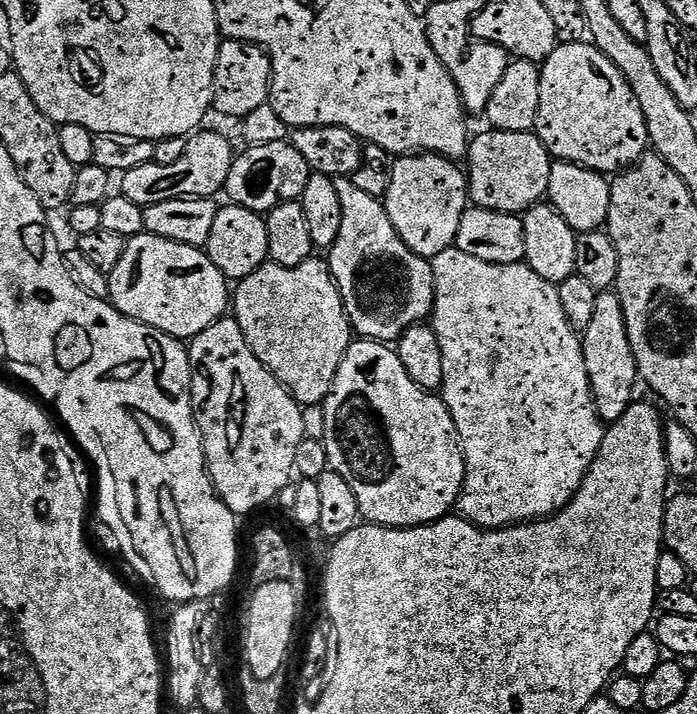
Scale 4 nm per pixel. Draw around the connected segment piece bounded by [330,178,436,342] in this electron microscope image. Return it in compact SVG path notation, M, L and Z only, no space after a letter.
M351 179L336 180L336 189L342 202L343 216L340 223L340 236L331 245L330 267L333 276L341 285L352 284L352 292L358 303L364 307L364 317L358 320L365 337L381 342L396 342L410 329L423 325L424 320L433 315L436 307L436 279L432 269L431 259L421 258L409 250L406 242L398 234L394 222L388 216L388 210L383 199L366 194Z

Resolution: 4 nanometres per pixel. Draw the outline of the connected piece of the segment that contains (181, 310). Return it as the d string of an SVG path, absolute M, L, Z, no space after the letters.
M143 231L131 237L125 245L125 252L118 266L110 273L111 303L115 304L123 316L142 322L151 328L162 330L166 334L185 342L197 338L213 323L225 315L230 308L230 281L212 257L203 247L194 244L174 242L170 238L155 236L150 231Z

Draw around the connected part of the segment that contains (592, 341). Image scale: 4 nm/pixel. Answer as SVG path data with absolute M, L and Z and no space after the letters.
M615 291L599 293L593 321L583 329L582 343L588 377L592 383L592 396L596 399L601 420L611 422L622 418L622 414L626 414L626 410L634 403L632 391L638 385L638 373L622 302Z

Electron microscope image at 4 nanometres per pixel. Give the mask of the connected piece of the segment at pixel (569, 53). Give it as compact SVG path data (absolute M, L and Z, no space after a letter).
M557 43L554 54L543 61L540 70L542 98L540 99L540 119L537 120L535 133L557 161L580 164L596 172L616 174L627 170L649 151L648 122L642 106L622 74L622 70L599 52L595 44Z

